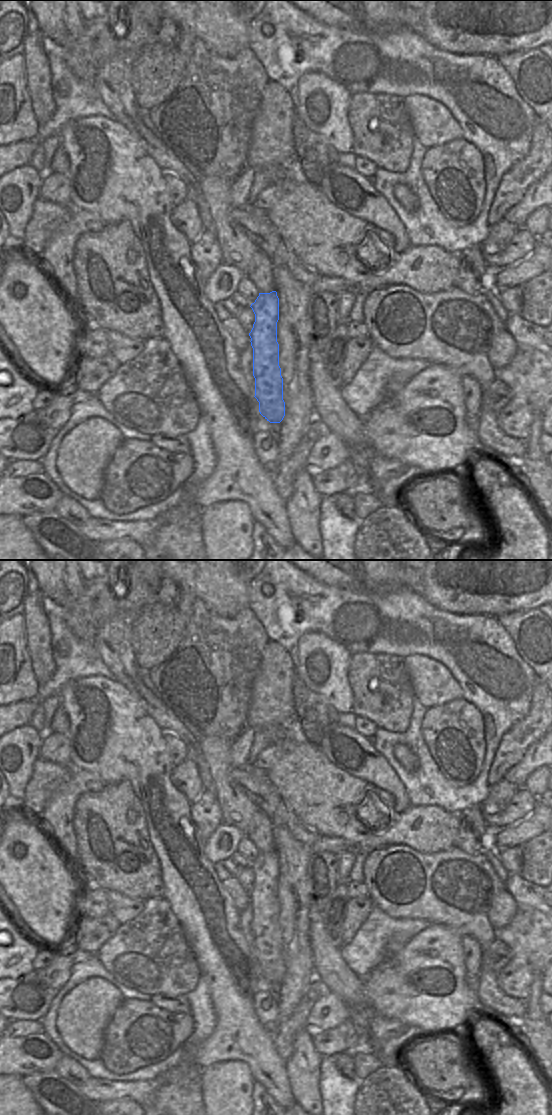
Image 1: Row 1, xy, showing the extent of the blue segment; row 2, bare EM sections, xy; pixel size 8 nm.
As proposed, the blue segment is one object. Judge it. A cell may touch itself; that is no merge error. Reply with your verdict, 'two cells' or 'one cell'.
one cell

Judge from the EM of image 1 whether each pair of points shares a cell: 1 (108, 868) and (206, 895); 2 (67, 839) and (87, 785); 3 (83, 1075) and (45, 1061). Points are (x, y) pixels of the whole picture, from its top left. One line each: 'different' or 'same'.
1: different
2: same
3: different

